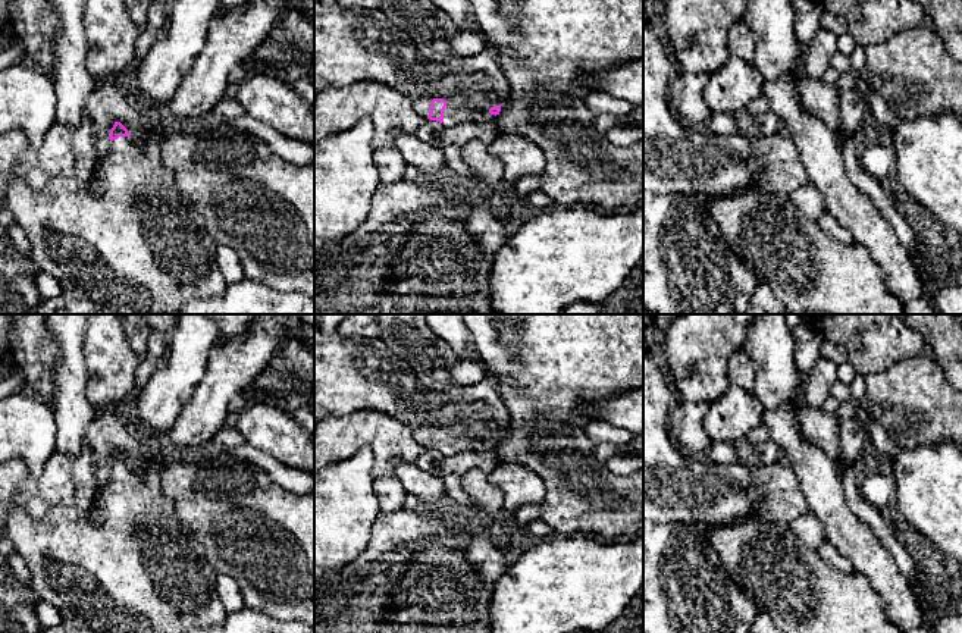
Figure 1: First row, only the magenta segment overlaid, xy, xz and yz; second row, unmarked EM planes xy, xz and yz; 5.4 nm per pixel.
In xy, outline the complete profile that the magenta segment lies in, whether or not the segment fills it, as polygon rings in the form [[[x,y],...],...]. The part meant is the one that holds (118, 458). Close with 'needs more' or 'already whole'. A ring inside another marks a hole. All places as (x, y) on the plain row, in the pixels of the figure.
[[[115,451],[109,466],[109,480],[95,486],[85,514],[56,505],[44,517],[34,518],[21,507],[10,508],[4,533],[25,560],[35,593],[59,611],[70,610],[97,633],[187,633],[220,626],[228,612],[216,592],[217,573],[198,539],[176,516],[173,501],[163,493],[162,470],[151,464],[135,469],[120,451]]]; needs more

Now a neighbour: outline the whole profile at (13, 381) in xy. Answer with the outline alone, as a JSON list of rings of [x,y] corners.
[[[13,350],[6,351],[1,355],[0,366],[4,366],[7,369],[7,372],[0,376],[0,399],[13,397],[19,391],[26,391],[26,379],[16,364]]]

